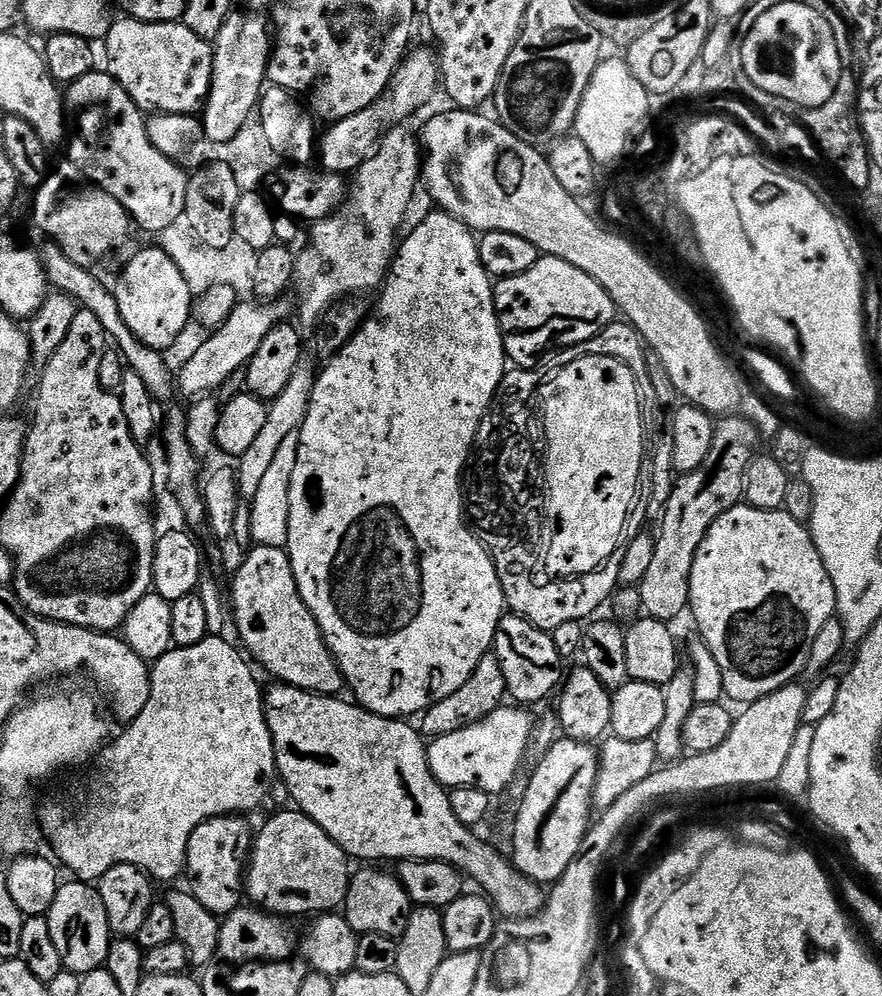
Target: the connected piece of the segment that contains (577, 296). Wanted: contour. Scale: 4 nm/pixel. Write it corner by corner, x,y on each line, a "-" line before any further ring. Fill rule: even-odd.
541,255
539,262
530,266
526,274
505,276
494,284
496,294
496,317
500,330
504,333
504,355
512,360
517,369
536,370
541,367
540,360
547,358
551,352
559,348
572,348
575,344
584,344
587,340
595,341
600,333
617,319
618,309
610,294
590,274
578,270
578,266
570,266
562,258

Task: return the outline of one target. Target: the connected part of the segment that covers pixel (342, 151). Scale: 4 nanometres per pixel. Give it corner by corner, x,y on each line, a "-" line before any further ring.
413,51
401,63
392,78
390,91
381,96
375,104
358,114
350,114
350,118
338,120
323,129
318,140
318,164
326,172
337,174
352,174
357,168
367,162
369,156
376,151
384,132
392,128
396,120
408,120
419,108
424,108
432,99
438,96
438,81
440,80
440,65
437,57
428,52

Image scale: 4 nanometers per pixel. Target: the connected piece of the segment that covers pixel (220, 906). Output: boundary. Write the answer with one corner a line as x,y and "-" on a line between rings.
239,815
215,816
213,820
202,822
202,826
198,826
194,830
194,834
190,834
186,865
186,881
188,880
189,884
187,887
192,896
198,898
198,902
202,902
202,906
206,906
206,910
210,910
217,918
230,915
242,904
242,889
246,884
246,865
254,839
254,828
251,828
244,820
247,819
241,818

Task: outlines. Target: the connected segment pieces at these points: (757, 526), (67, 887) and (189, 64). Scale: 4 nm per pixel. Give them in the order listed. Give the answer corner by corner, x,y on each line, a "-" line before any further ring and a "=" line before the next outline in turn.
748,503
735,504
722,518
710,526
710,530
704,536
702,546
698,546
694,566
690,570
690,594
688,595
688,608
690,616
696,619
696,628
699,639
714,654
718,662
718,670
722,670
722,682
724,683
725,697
730,701
737,700
740,706
747,706
774,694
779,688
793,683
805,671
808,659
810,658
811,646
814,645
814,638
822,631
822,626
832,617
836,616
836,595
834,594
834,582
830,582
830,574
826,574
826,566
822,562
822,554
818,554
818,546
812,540
811,531
805,525
799,524
790,514
783,510
771,512
770,510
758,510
752,508
=
88,882
61,883
57,896
50,906
47,917
50,926
50,938
62,954
65,969
70,972
92,972
95,968
105,967
107,952
114,941
110,922
106,918
106,906
102,906
99,891
=
131,18
117,19
106,39
108,45
107,71
130,94
140,111
145,114
174,114
190,116
199,113
212,89
212,53
213,45
203,40
194,30
190,30
182,22
174,24
148,24
144,20

